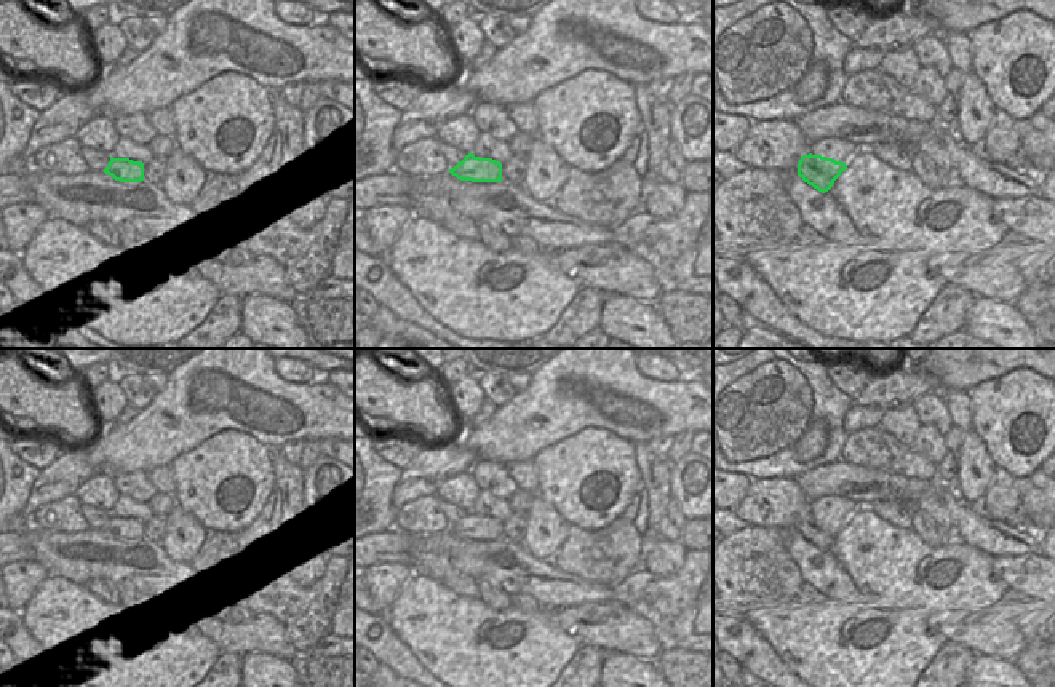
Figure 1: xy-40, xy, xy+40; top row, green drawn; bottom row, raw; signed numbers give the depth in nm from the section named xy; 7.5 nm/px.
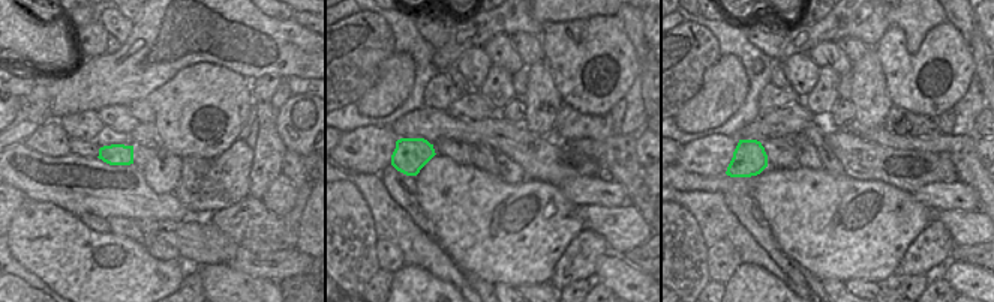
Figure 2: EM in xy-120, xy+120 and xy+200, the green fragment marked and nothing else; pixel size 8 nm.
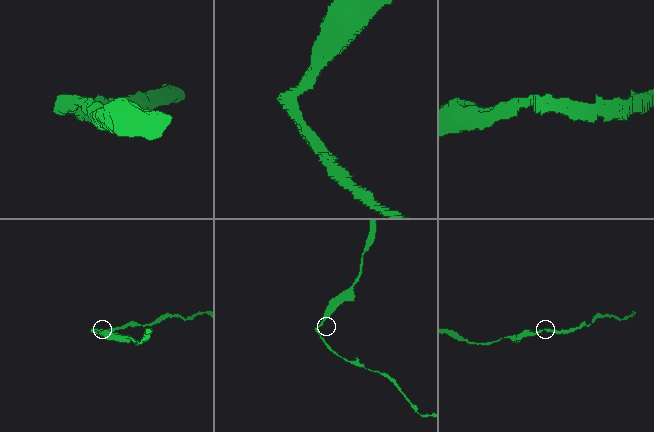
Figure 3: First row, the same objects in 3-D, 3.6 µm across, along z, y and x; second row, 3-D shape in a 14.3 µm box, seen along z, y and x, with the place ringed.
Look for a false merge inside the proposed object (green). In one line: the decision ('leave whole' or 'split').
split

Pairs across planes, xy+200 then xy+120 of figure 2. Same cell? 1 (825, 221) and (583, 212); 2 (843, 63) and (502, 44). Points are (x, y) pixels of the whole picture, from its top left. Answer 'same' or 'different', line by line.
1: different
2: same

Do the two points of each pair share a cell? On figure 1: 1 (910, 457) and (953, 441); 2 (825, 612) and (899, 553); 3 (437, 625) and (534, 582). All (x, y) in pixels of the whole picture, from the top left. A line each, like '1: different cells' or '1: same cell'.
1: same cell
2: different cells
3: different cells

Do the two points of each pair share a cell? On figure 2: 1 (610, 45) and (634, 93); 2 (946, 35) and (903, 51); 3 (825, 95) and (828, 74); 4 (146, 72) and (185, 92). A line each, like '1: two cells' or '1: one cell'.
1: two cells
2: one cell
3: one cell
4: two cells

